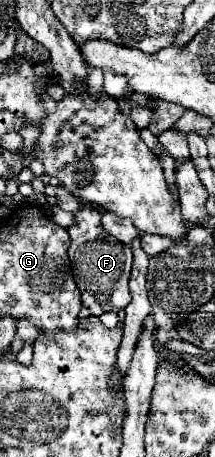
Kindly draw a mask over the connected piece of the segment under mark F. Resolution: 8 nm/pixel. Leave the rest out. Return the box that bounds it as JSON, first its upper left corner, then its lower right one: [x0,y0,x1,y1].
[67,208,133,316]

